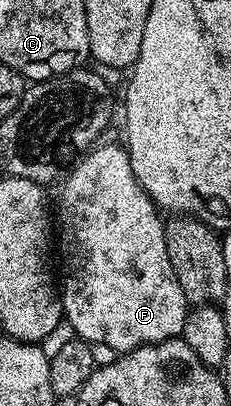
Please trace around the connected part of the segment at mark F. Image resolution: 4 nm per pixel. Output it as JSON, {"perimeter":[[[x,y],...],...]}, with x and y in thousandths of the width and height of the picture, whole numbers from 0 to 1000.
{"perimeter":[[[524,355],[450,357],[433,367],[407,362],[385,369],[281,429],[286,448],[268,456],[268,507],[242,515],[242,534],[286,552],[286,586],[268,594],[268,623],[286,631],[286,675],[260,682],[260,729],[268,734],[268,766],[277,786],[316,805],[325,823],[351,837],[411,850],[416,845],[468,845],[468,855],[502,855],[515,874],[554,869],[571,860],[597,860],[615,850],[671,850],[697,840],[749,840],[784,833],[788,808],[805,793],[814,744],[797,717],[779,717],[779,697],[762,697],[762,677],[745,667],[745,648],[727,648],[727,608],[719,606],[719,559],[706,537],[671,500],[606,461],[580,424],[563,382]]]}

